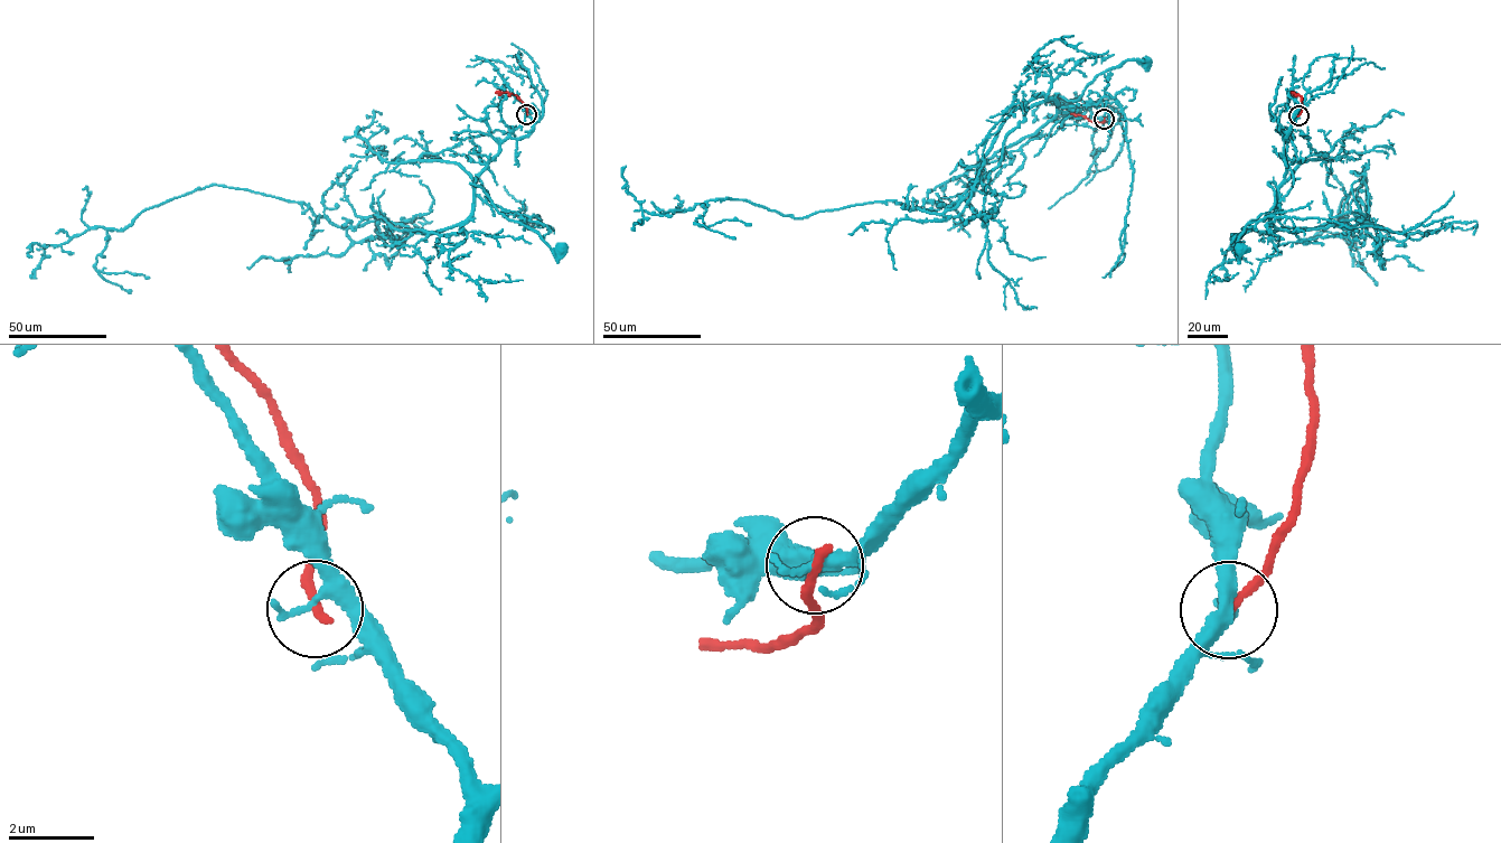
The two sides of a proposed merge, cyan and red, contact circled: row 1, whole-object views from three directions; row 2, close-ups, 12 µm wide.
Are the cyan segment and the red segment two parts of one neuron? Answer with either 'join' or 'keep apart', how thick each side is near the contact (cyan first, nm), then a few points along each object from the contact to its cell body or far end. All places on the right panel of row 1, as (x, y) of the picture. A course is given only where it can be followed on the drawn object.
keep apart | 240/240 nm | cyan via (1298, 115), (1283, 138), (1287, 166), (1278, 189), (1279, 211), (1248, 223), (1238, 237), (1241, 249), (1238, 247) | red via (1298, 115), (1301, 97), (1292, 93)

